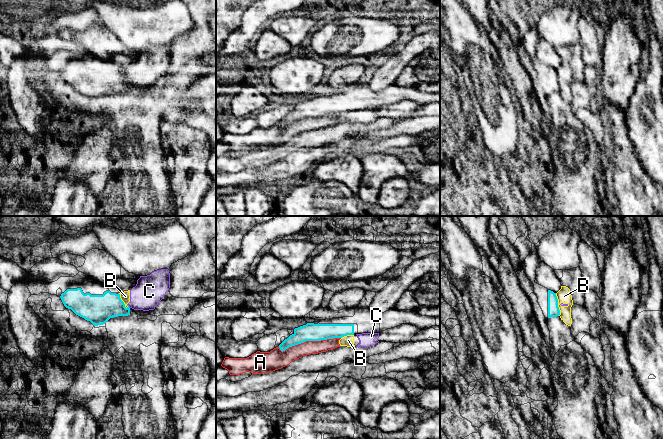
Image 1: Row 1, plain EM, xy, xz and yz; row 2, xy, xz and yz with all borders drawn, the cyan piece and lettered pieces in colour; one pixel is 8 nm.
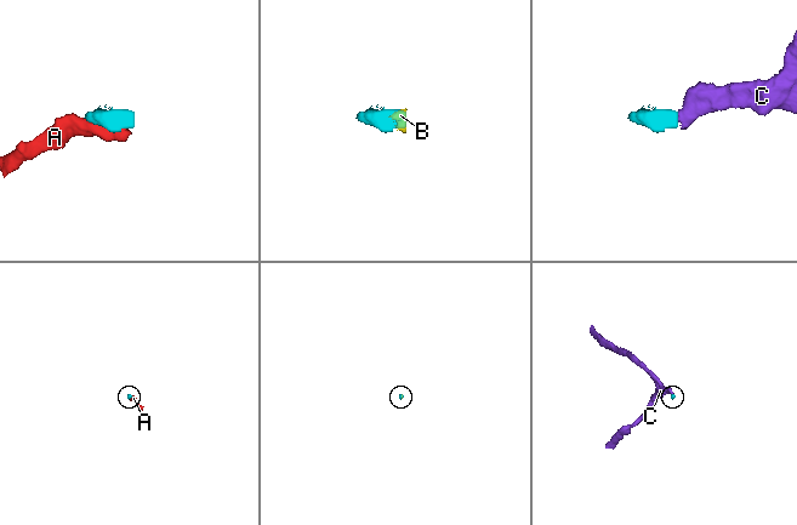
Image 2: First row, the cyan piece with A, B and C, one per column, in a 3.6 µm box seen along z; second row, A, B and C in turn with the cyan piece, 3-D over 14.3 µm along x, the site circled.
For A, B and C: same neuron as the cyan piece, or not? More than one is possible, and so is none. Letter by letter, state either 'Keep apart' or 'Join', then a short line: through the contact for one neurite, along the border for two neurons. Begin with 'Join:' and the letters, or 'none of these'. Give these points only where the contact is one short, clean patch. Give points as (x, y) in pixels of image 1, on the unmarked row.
Join: none of these
A: Keep apart
B: Keep apart. Line: yz (555, 69), (558, 75), (559, 91)
C: Keep apart. Line: xy (127, 80), (129, 84)

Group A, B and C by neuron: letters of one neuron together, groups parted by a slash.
A B C

